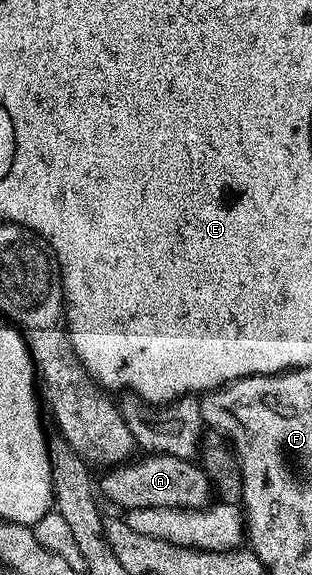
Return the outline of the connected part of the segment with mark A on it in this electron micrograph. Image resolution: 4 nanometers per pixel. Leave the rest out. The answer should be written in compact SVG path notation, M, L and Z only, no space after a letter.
M146 453L141 457L110 466L102 473L105 475L99 478L99 494L104 501L106 498L111 505L122 506L122 511L125 512L135 508L195 508L202 510L214 501L213 482L196 461L166 454Z

